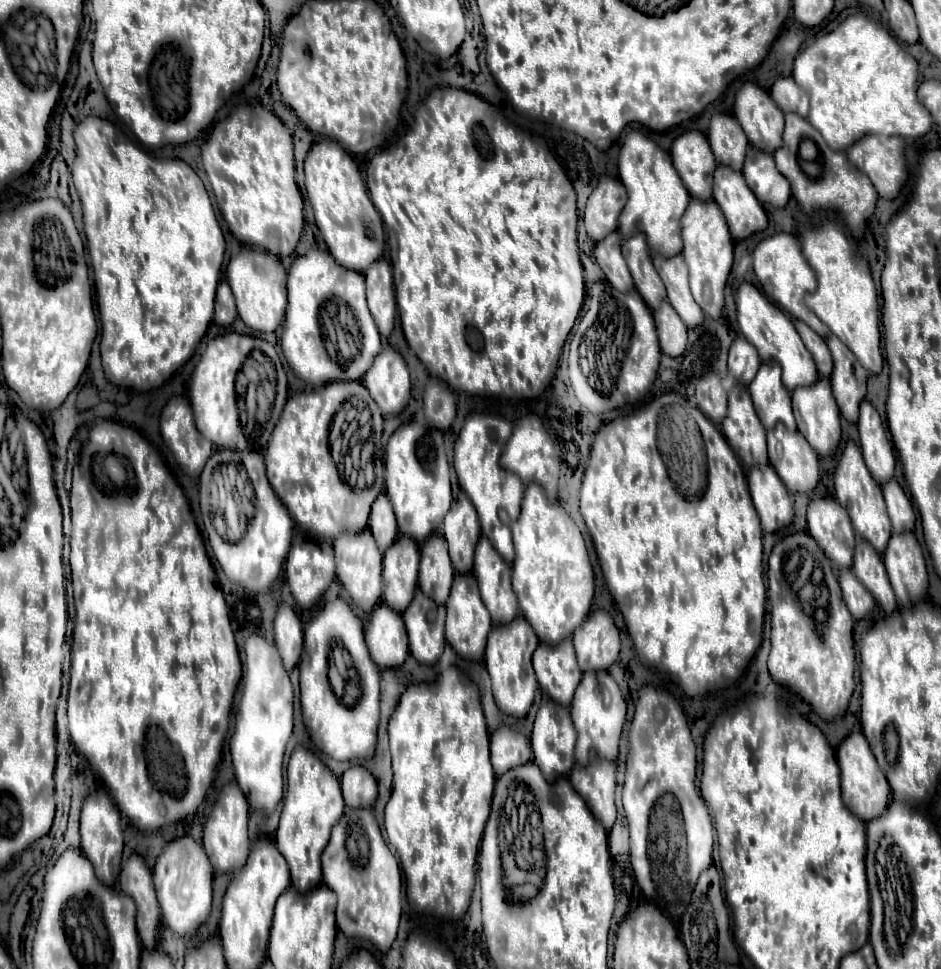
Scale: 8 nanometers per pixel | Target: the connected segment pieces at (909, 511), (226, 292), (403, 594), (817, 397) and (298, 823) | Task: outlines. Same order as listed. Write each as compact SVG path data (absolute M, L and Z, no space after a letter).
M891 478L889 482L883 484L883 496L887 502L887 512L893 524L895 532L913 528L915 524L915 512L911 506L911 500L905 496L903 488L899 486L899 482L895 478Z
M223 278L217 286L217 298L215 298L215 322L219 326L229 326L237 318L237 308L233 300L233 292Z
M397 536L383 556L383 600L397 612L405 612L417 588L419 544Z
M823 376L817 378L815 384L811 386L799 386L793 390L793 414L797 420L799 432L807 438L807 442L813 446L813 450L819 456L829 456L839 440L841 440L841 414L837 408L837 402L833 400L833 390L831 390L831 380L825 380Z
M297 746L287 764L287 796L275 842L291 870L291 884L305 894L321 882L321 852L329 842L333 824L343 816L345 802L339 778L305 746Z

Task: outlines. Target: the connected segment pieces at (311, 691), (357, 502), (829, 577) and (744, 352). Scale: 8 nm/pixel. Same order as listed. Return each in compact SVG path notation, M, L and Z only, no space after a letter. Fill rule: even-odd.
M335 596L331 602L327 602L319 610L319 614L305 626L305 646L303 646L299 670L301 670L301 708L313 742L323 752L327 752L329 756L341 762L373 756L377 744L377 726L379 726L381 672L377 664L373 664L373 658L369 656L369 648L365 648L361 620L353 614L349 604L341 596ZM331 638L341 640L345 644L345 648L353 658L353 666L357 668L361 678L363 694L357 700L357 704L351 708L341 704L327 678L327 642L331 642Z
M335 380L333 384L323 384L315 390L293 392L285 404L281 420L277 422L265 450L267 478L273 486L279 500L289 510L291 518L299 524L303 532L317 540L333 540L337 534L349 530L359 532L367 526L371 504L377 494L383 490L383 478L377 478L377 484L363 490L349 488L349 484L338 472L337 465L329 449L329 429L337 414L339 404L349 396L366 396L367 404L371 404L373 418L381 420L381 436L384 418L369 394L369 390L361 382Z
M797 532L791 536L785 536L781 542L775 544L771 556L769 556L769 604L771 604L771 654L769 654L769 672L775 682L791 688L793 692L801 694L803 700L807 700L813 710L825 718L831 720L835 716L845 714L849 698L853 694L855 682L855 652L853 652L853 616L849 616L849 610L845 608L845 600L841 596L841 588L837 584L837 576L833 574L833 566L829 564L829 558L821 548L817 548L817 542L809 532ZM791 580L803 580L801 590L791 586Z
M737 336L729 350L729 374L735 376L741 384L749 384L761 366L761 358L757 356L757 348L749 344L743 336Z

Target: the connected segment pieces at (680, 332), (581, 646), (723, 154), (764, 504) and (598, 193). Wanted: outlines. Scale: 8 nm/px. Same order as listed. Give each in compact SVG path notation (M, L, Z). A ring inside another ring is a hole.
M663 300L661 306L653 312L661 350L669 356L679 356L685 350L687 344L687 328L685 322L677 316L675 308L669 304L669 300Z
M595 608L573 634L573 646L583 672L607 670L617 660L621 646L613 616L603 608Z
M715 114L709 124L709 144L715 154L717 164L725 164L733 170L743 168L745 150L749 140L745 132L741 132L741 124L737 124L735 116L731 114Z
M765 464L765 468L749 468L747 482L763 532L775 532L793 520L791 494L771 464Z
M601 176L583 212L585 228L595 242L603 240L617 228L621 208L625 208L625 188L621 188L621 180Z

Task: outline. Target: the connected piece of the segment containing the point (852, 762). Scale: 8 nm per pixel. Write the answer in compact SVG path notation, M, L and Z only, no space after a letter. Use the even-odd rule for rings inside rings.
M855 730L851 732L837 748L837 762L839 762L839 770L841 770L841 794L843 794L843 802L863 820L873 820L877 816L881 816L881 812L887 808L889 804L889 796L891 796L891 788L889 782L885 780L885 774L881 772L869 742L865 740L863 732Z

